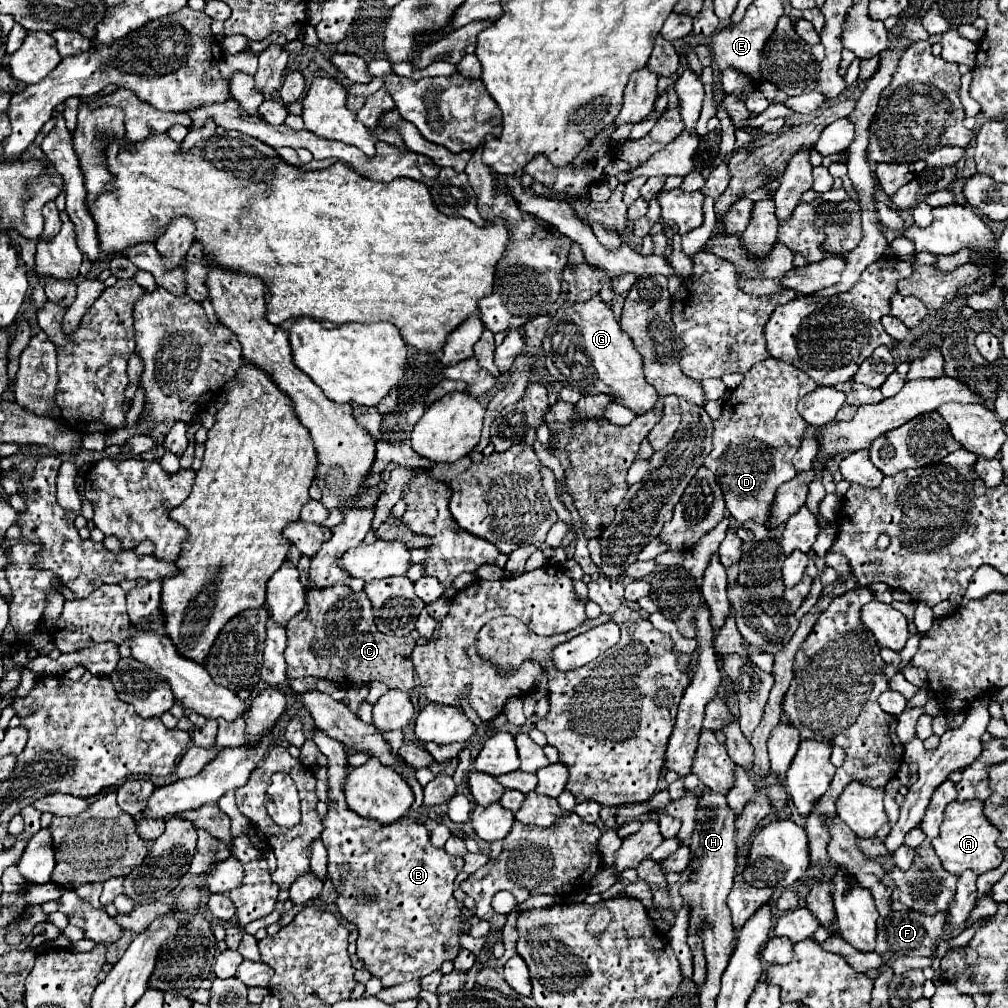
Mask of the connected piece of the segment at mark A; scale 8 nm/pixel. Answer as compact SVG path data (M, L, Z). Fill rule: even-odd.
M953 801L945 807L941 835L933 839L931 845L943 867L953 875L961 875L965 869L971 869L981 875L993 867L999 867L999 863L1003 861L1003 851L997 847L997 839L999 831L985 819L981 801Z

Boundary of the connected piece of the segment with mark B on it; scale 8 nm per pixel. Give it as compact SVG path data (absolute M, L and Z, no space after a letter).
M313 729L313 731L311 731L311 739L313 739L315 745L321 749L321 753L329 759L329 767L327 767L327 771L329 771L329 785L331 785L331 789L329 789L329 799L331 799L333 803L329 805L329 813L327 813L327 817L323 819L321 839L323 839L323 845L327 847L327 851L329 851L329 877L331 877L331 881L333 881L337 893L339 893L339 897L337 897L337 901L335 901L335 903L337 903L337 909L339 909L339 913L341 913L345 919L349 919L351 923L355 923L355 925L357 925L357 931L359 931L359 937L357 937L357 955L359 955L359 959L365 963L365 967L371 971L371 975L373 975L373 977L379 977L379 979L383 981L383 987L393 987L393 985L399 985L399 983L405 983L405 981L421 979L421 977L425 977L425 975L437 971L437 969L441 967L443 961L455 959L455 957L457 957L457 951L459 951L459 947L461 947L461 945L459 945L459 933L469 929L469 925L463 923L463 921L459 919L459 909L461 909L463 905L461 905L459 901L455 901L455 897L453 897L453 881L455 881L455 877L457 877L457 875L461 873L461 869L463 869L463 859L461 859L461 857L451 857L451 855L445 853L445 849L433 847L431 841L429 841L429 831L427 831L423 825L419 825L417 821L413 821L413 819L407 819L407 817L405 817L405 819L399 819L399 821L395 821L395 823L391 823L391 825L383 825L383 823L377 823L377 821L373 821L373 819L367 819L367 817L361 817L361 815L353 813L353 811L345 805L345 795L343 795L345 769L347 769L345 745L343 745L339 739L333 739L333 737L325 735L325 733L319 731L319 729Z

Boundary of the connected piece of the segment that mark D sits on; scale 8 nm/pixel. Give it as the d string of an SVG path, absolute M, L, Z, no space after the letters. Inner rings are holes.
M765 359L751 367L741 385L723 401L721 417L713 421L713 451L705 457L703 467L715 473L727 511L739 525L745 521L765 525L771 519L779 485L795 477L793 455L807 425L797 411L797 403L815 387L805 371L779 363L779 359Z

